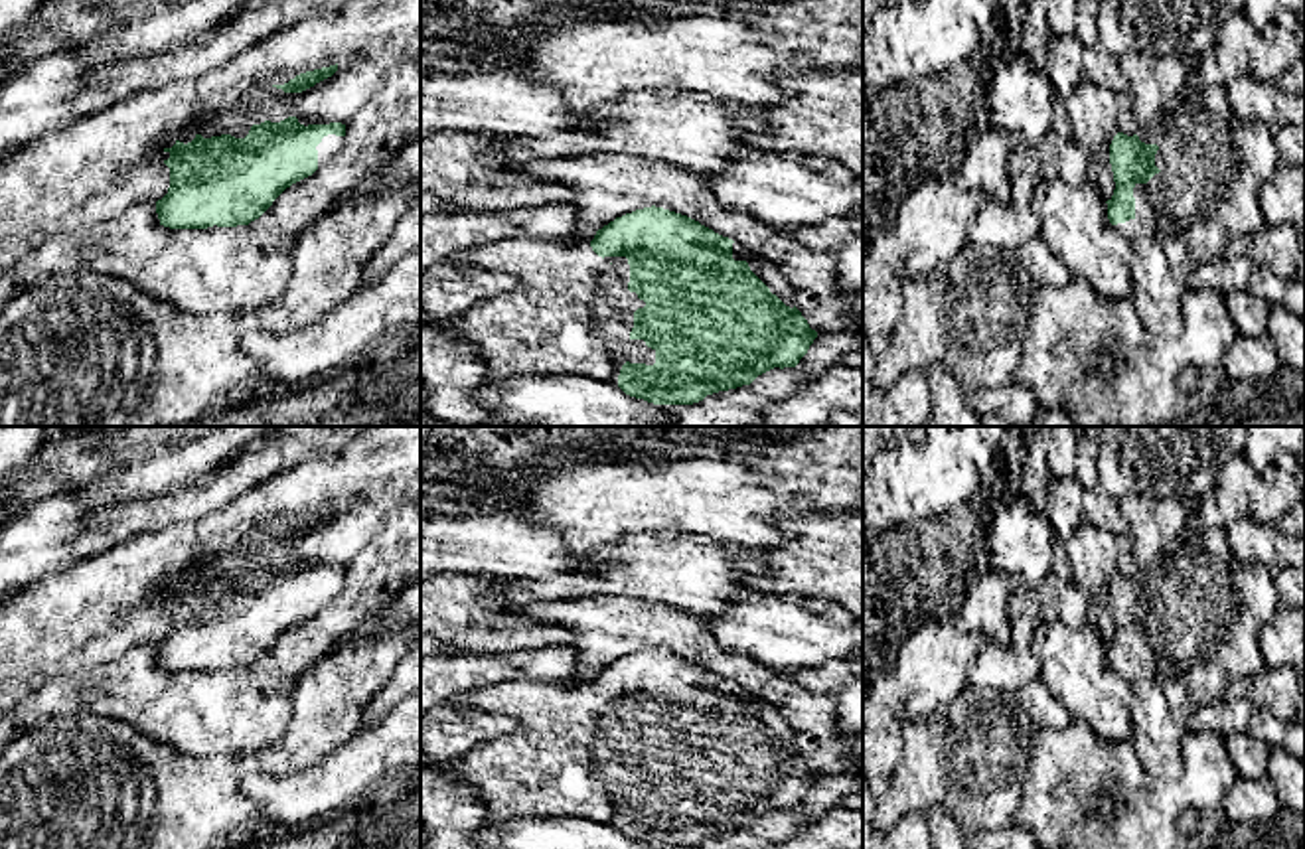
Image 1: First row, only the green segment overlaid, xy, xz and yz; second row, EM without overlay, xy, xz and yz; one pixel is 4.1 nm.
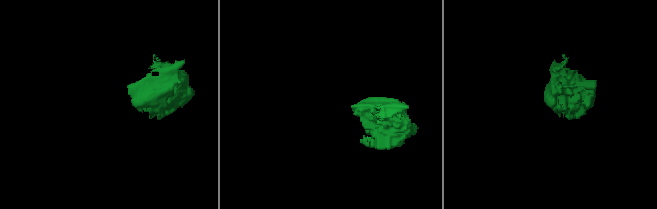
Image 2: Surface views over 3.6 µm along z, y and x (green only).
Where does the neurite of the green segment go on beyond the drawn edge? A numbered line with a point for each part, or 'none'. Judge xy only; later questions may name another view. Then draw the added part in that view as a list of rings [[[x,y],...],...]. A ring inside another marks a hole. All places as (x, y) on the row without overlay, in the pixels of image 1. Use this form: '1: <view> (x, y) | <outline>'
1: xy (330, 587) | [[[336,577],[324,579],[322,584],[316,588],[318,610],[326,608],[338,596],[338,592],[344,588],[344,584],[345,584],[345,579],[336,579]]]

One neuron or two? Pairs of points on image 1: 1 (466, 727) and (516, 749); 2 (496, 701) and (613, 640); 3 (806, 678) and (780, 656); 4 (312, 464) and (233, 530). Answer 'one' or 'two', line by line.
1: two
2: two
3: two
4: one

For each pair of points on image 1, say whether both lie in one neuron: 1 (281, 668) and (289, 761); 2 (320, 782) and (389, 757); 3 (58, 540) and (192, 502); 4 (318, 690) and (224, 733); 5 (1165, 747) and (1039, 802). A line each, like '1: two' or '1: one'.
1: two
2: one
3: one
4: two
5: two

